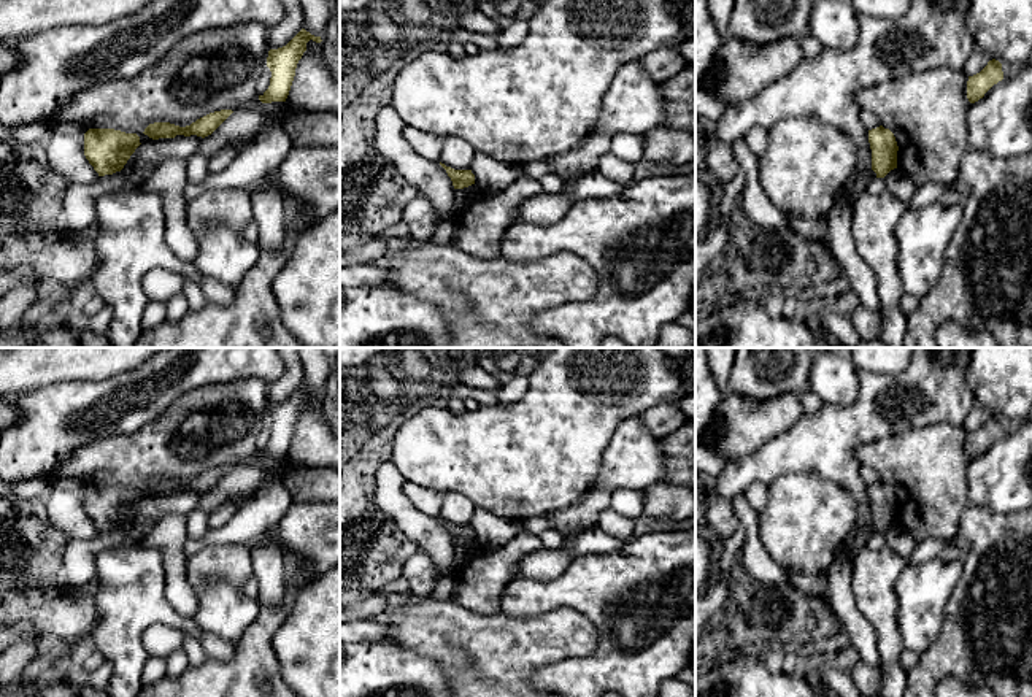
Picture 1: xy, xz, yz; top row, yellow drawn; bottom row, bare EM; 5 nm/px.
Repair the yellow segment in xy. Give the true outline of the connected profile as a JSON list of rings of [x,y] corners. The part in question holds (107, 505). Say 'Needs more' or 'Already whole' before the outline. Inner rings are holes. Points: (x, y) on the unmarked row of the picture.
Already whole. [[[89,484],[84,489],[84,511],[98,532],[121,527],[140,500],[137,489],[114,484]]]

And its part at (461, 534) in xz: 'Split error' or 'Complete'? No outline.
Complete

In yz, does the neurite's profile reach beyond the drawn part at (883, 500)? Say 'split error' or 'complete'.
complete

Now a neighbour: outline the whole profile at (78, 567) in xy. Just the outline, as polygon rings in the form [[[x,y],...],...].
[[[121,527],[98,532],[94,540],[68,540],[60,578],[68,594],[79,597],[83,587],[95,578],[95,559],[108,549],[130,549],[137,541]]]

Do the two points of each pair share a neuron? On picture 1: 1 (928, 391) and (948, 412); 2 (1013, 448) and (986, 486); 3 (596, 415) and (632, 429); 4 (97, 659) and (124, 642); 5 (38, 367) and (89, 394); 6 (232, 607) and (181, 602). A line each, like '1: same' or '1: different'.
1: same
2: same
3: different
4: different
5: different
6: different

